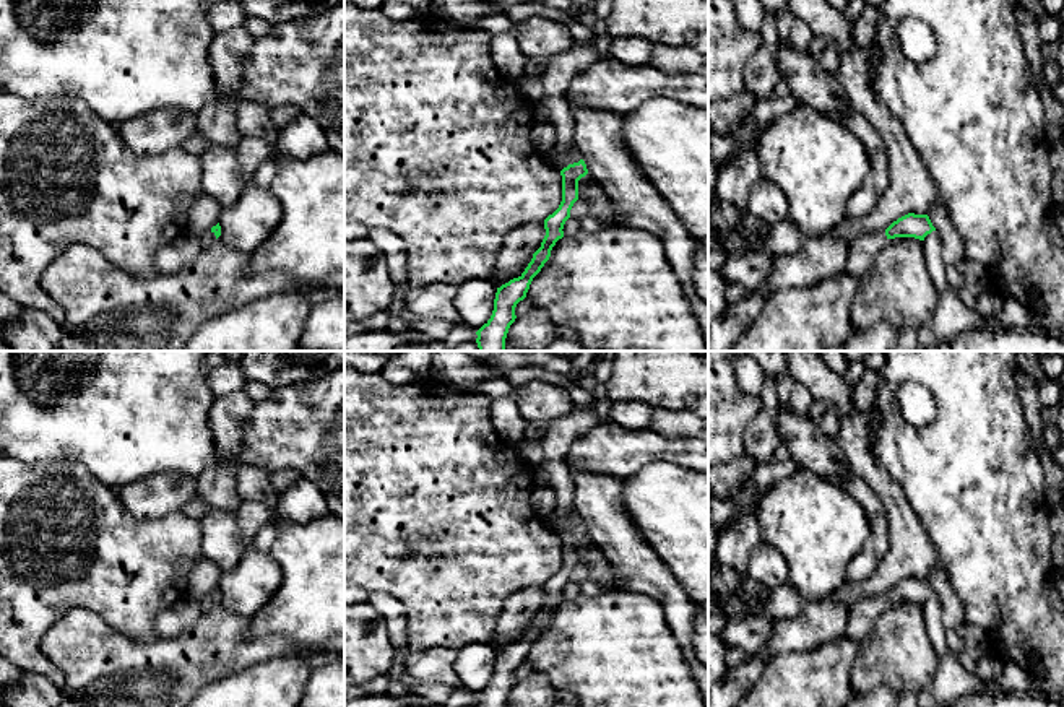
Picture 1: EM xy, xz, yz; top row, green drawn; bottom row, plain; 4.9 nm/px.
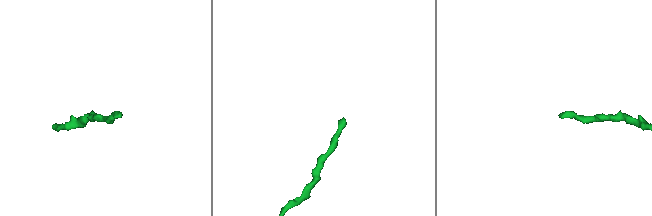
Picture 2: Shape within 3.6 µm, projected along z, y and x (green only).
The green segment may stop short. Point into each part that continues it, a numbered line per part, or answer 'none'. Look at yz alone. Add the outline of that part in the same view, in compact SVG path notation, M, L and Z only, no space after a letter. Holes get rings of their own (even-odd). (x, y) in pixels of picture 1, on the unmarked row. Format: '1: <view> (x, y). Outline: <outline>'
1: yz (865, 611). Outline: M864 596L853 603L843 637L863 642L885 608L885 596Z

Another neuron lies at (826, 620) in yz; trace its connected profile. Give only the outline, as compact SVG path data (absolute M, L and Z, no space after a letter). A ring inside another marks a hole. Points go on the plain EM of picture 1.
M828 596L794 616L772 621L772 634L757 653L763 661L786 652L807 652L845 634L851 603Z

